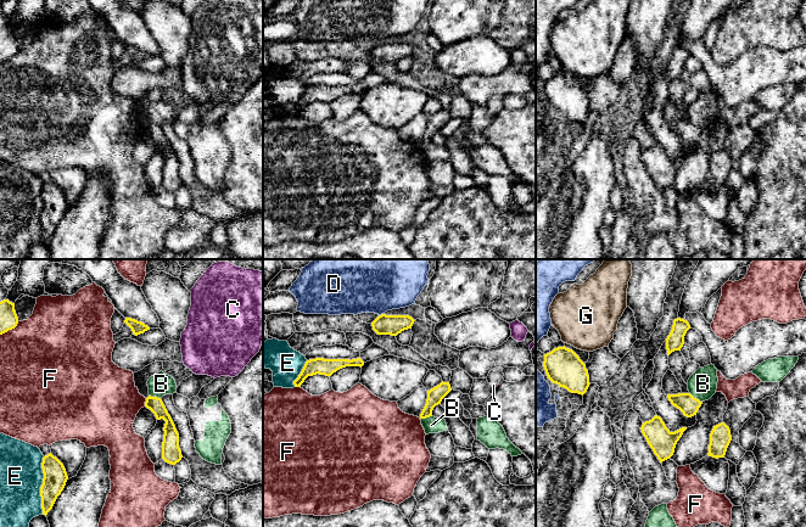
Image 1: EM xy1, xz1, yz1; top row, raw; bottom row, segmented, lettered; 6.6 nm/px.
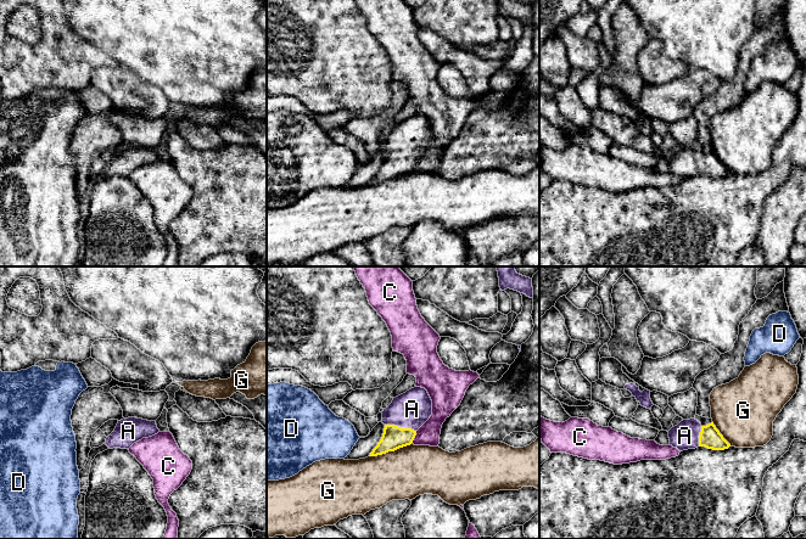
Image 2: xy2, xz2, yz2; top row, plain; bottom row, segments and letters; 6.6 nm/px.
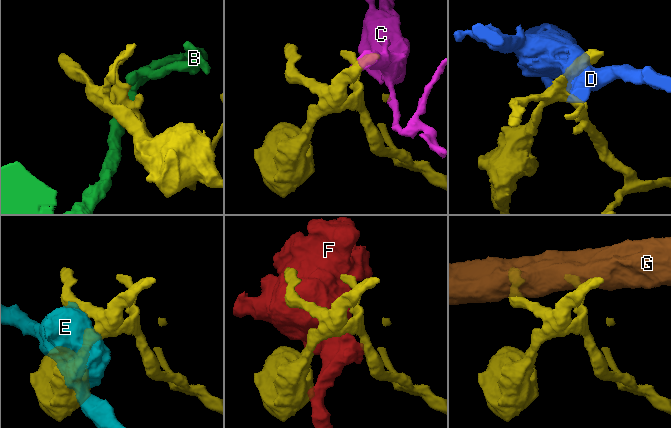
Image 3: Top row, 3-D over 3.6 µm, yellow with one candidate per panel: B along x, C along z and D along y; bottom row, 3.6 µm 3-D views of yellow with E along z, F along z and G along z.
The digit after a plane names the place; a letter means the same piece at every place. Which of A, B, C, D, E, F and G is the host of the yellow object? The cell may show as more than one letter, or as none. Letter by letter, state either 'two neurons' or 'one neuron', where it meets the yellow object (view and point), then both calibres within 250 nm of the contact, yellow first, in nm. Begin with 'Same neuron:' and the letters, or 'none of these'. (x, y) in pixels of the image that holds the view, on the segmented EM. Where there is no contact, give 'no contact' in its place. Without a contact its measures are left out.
Same neuron: A
A: one neuron; meets yellow in xz2 at (399, 427); 160 nm thick on the yellow side, 240 nm on the other
B: two neurons; meets yellow in yz1 at (695, 398); 130 nm thick on the yellow side, 190 nm on the other
C: two neurons; meets yellow in xz2 at (414, 437); 160 nm thick on the yellow side, 140 nm on the other
D: two neurons; meets yellow in xz1 at (381, 314); 130 nm thick on the yellow side, 460 nm on the other
E: two neurons; meets yellow in xy1 at (42, 486); 160 nm thick on the yellow side, 280 nm on the other
F: two neurons; meets yellow in xy1 at (10, 329); 120 nm thick on the yellow side, 480 nm on the other
G: two neurons; meets yellow in xz2 at (390, 450); 160 nm thick on the yellow side, 340 nm on the other

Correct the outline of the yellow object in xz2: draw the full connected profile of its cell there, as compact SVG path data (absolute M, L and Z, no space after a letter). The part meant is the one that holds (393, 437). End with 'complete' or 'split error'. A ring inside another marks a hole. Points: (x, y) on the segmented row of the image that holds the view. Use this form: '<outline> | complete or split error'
M414 387L393 398L382 411L382 437L369 456L377 456L410 445L416 431L432 415L432 400L425 388Z | split error

